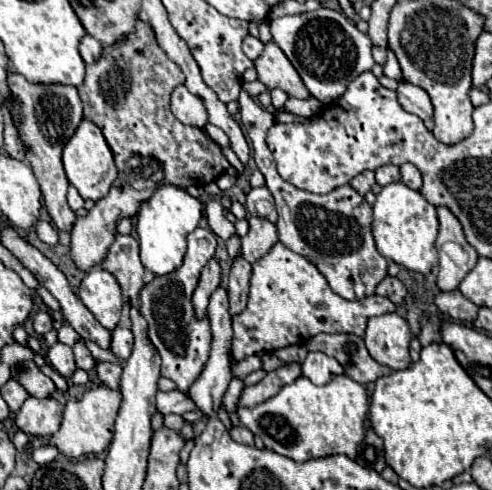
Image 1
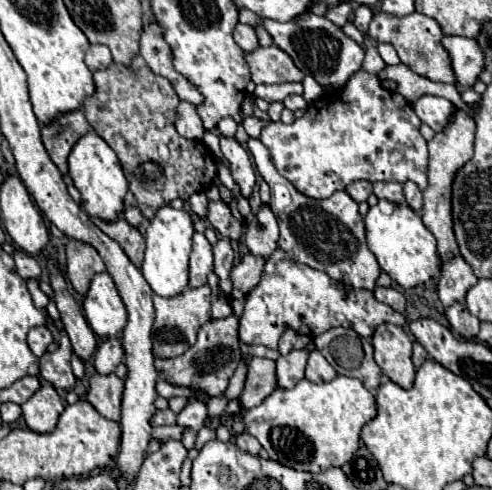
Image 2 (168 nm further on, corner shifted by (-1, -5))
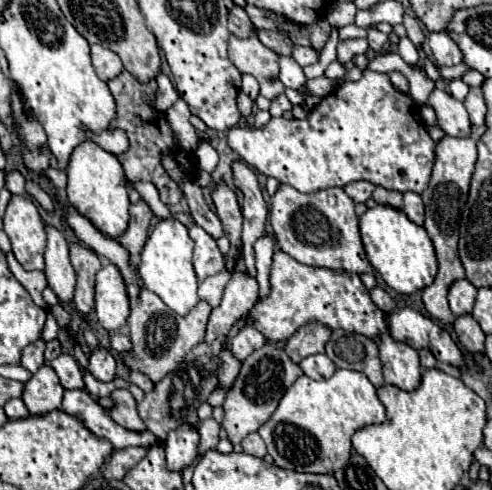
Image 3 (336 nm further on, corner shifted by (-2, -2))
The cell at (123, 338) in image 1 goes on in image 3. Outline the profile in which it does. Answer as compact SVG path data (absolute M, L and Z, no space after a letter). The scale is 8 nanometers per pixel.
M98 349L90 355L88 369L98 381L112 381L116 377L116 359L108 349Z

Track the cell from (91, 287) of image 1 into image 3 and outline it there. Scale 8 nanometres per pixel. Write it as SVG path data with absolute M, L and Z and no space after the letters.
M104 265L96 275L96 315L106 331L120 329L130 315L126 283L116 265Z

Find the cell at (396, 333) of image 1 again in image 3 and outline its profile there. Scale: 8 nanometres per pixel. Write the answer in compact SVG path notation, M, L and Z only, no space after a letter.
M382 335L380 359L386 383L404 391L414 391L420 385L422 365L416 349L410 345L394 341L390 335Z

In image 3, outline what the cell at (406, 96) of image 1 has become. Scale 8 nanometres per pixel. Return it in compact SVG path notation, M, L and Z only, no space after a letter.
M434 89L426 103L436 111L438 125L446 135L468 137L468 131L470 131L472 123L468 119L468 111L462 105L462 101L454 99L452 95L448 95L440 89Z

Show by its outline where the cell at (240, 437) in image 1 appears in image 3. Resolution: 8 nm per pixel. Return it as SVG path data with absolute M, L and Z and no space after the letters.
M250 433L242 441L242 449L244 449L244 453L254 455L254 457L264 457L266 455L266 445L264 445L264 441L262 441L262 437L258 433Z

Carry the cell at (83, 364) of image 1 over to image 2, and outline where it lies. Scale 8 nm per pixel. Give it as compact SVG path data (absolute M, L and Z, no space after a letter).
M49 264L49 270L51 270L51 286L53 286L55 298L57 298L57 308L61 312L61 322L63 322L69 338L71 338L75 356L85 362L93 356L93 352L97 348L95 332L89 328L87 320L83 318L81 306L69 296L63 276L51 264Z

